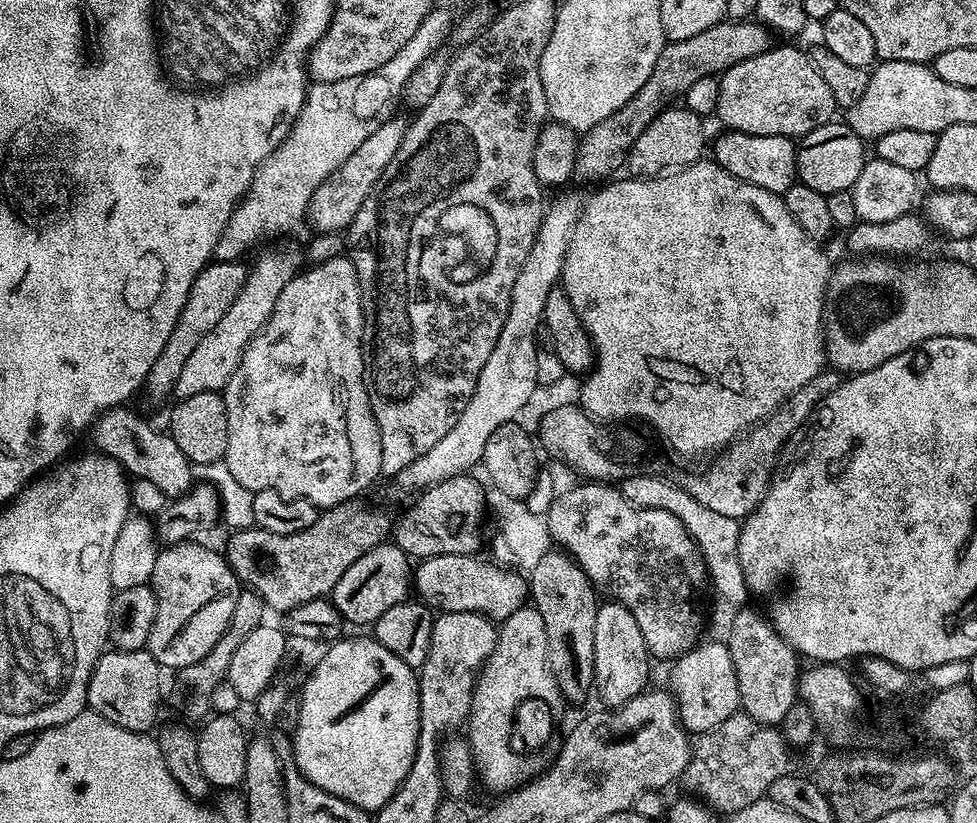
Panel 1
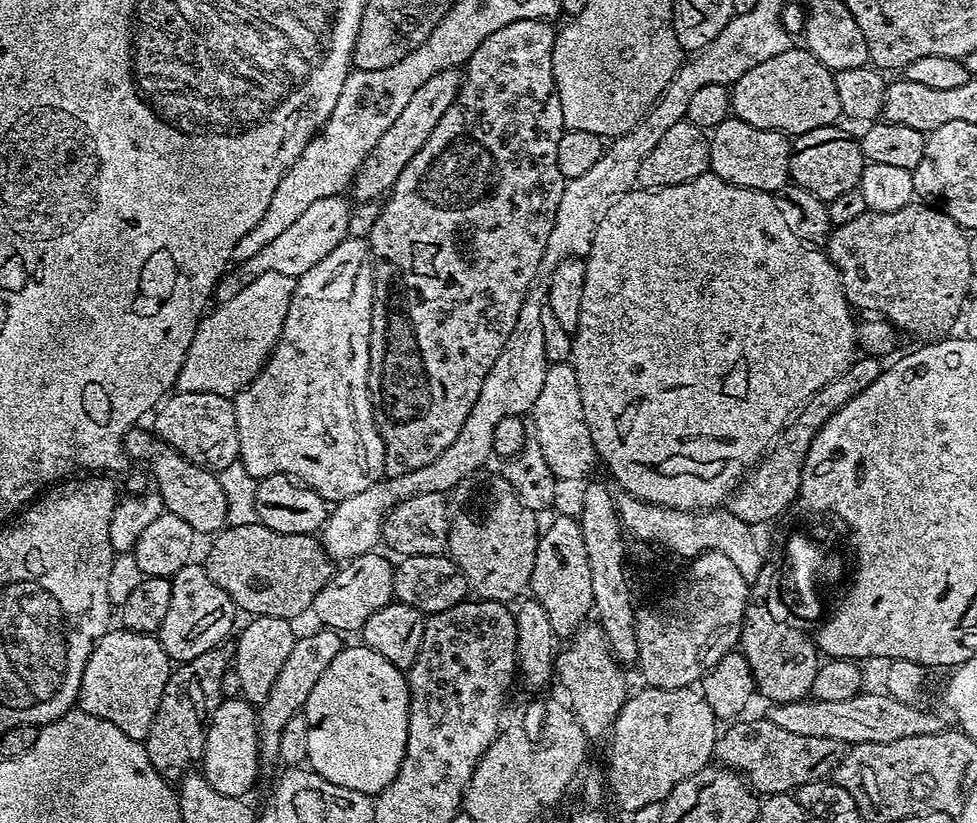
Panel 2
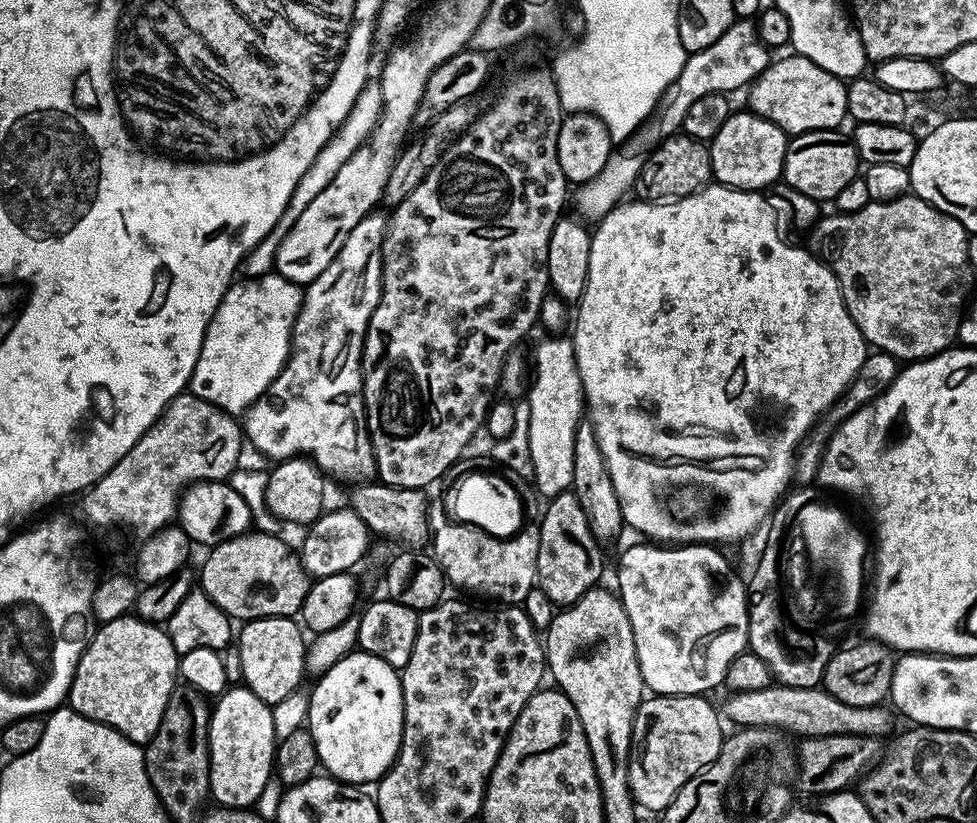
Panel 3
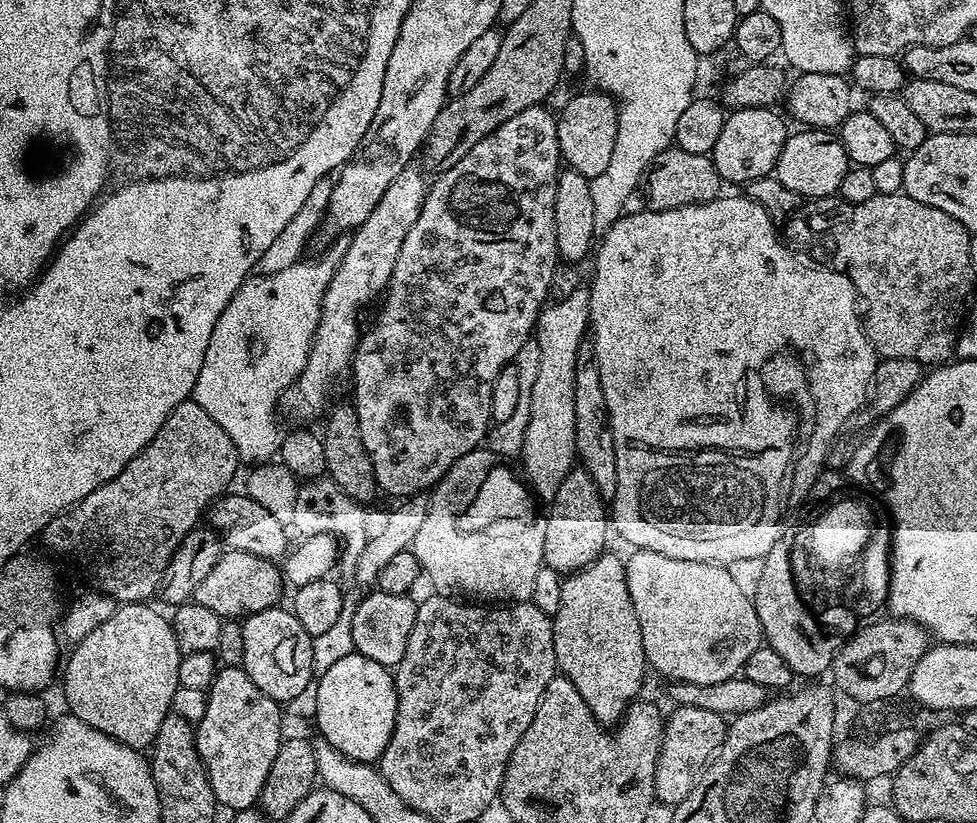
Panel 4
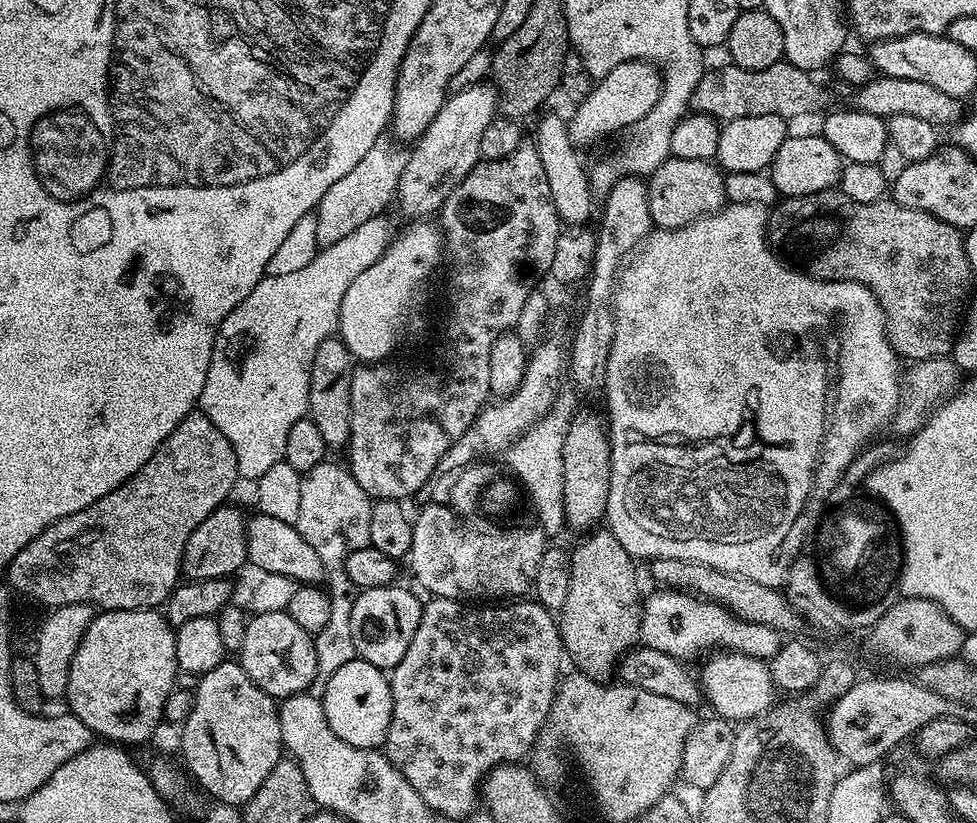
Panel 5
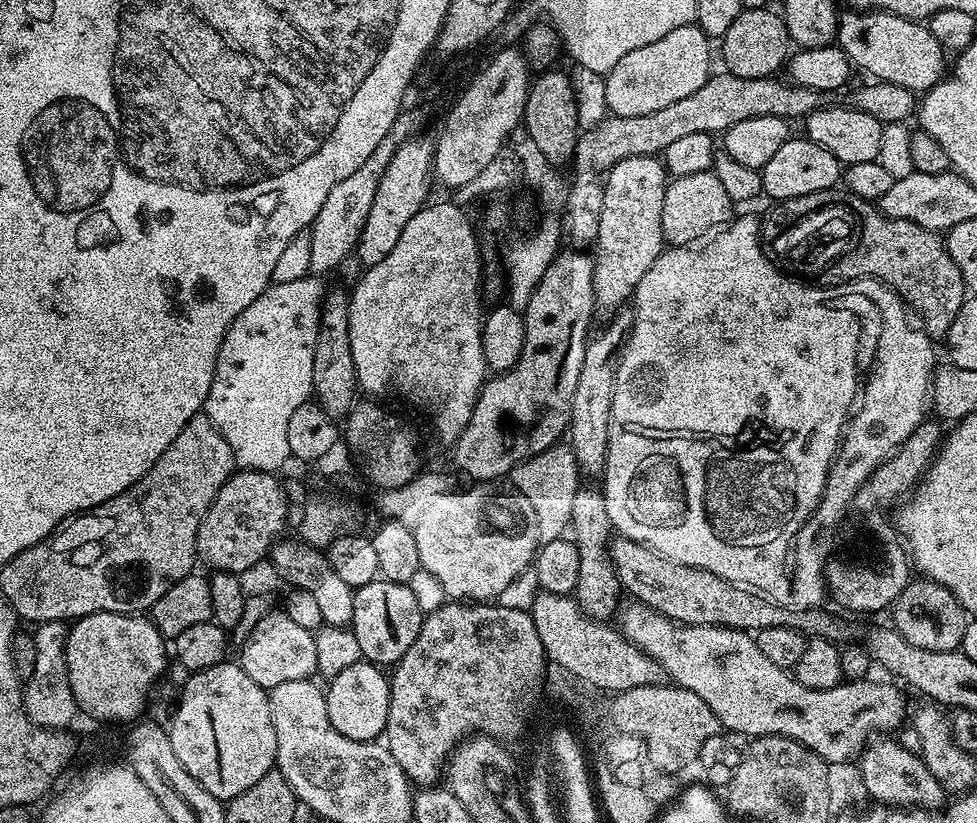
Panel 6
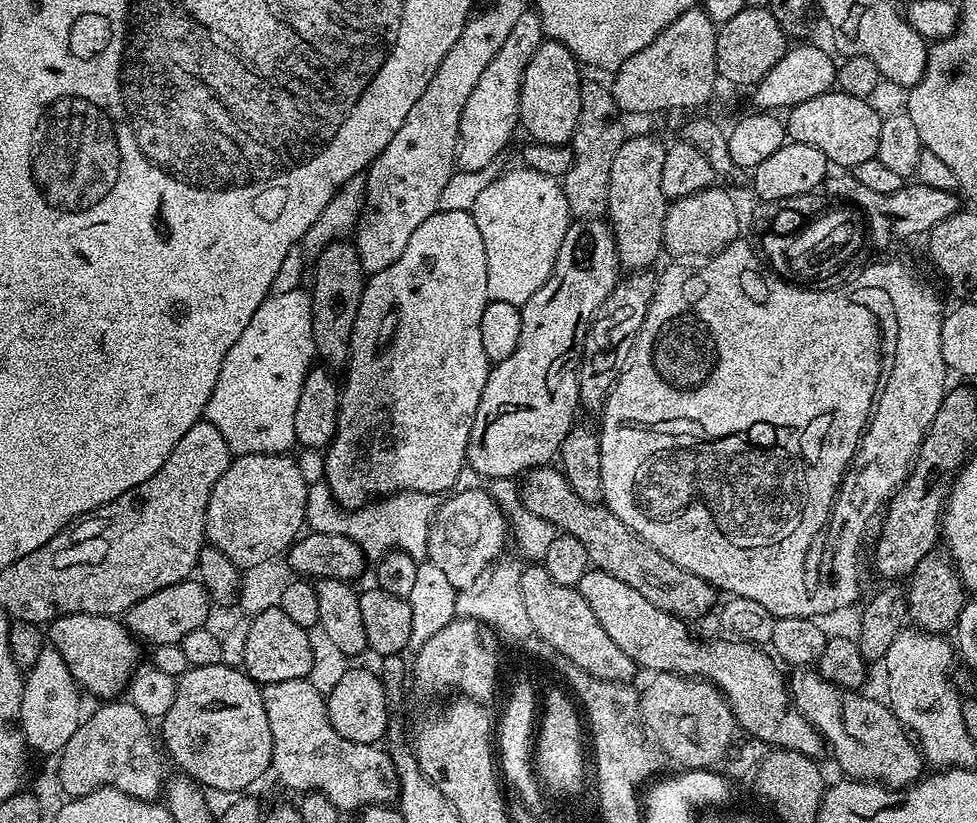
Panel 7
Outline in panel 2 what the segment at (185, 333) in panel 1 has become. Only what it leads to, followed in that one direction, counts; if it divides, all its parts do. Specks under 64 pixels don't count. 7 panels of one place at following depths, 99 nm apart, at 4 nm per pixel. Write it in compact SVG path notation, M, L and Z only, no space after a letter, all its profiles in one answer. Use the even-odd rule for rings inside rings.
M343 195L318 198L318 202L313 202L279 238L274 238L274 242L269 242L263 250L258 250L254 258L248 258L244 264L225 271L216 284L215 299L221 304L230 302L234 294L238 294L246 286L250 286L254 278L267 272L299 278L302 274L306 274L306 270L318 266L318 262L322 262L322 258L326 258L326 254L334 250L334 246L338 246L348 238L350 207L348 208L349 201L344 199Z

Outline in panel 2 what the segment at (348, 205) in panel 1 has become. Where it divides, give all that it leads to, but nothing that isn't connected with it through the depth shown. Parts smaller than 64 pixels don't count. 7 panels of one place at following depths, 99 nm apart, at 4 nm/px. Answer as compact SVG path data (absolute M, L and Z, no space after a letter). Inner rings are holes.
M457 69L439 71L429 81L414 90L414 95L409 102L406 102L405 109L398 114L398 117L394 118L393 125L382 134L382 138L378 138L378 146L374 146L374 150L370 150L370 154L364 159L355 178L352 179L350 193L352 192L351 199L353 201L380 200L391 191L407 162L410 162L410 158L422 148L431 131L442 118L442 114L453 104L460 89L461 79L461 73Z

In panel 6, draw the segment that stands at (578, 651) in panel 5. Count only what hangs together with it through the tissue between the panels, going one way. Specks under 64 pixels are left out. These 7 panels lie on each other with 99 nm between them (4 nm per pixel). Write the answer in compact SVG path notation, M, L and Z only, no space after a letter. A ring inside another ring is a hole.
M580 486L577 489L574 494L574 510L570 528L573 533L576 531L574 543L580 561L574 599L584 609L584 615L592 617L593 620L607 621L615 617L621 607L622 587L612 565L610 541L613 539L614 529L610 522L610 514L606 510L603 491L597 487L594 489L586 488L586 486Z

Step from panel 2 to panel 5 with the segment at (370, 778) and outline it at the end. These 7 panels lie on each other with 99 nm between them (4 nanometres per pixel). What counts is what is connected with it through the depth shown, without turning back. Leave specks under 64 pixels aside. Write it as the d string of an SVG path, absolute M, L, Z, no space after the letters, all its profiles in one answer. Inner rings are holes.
M355 658L338 667L322 699L330 730L350 746L379 749L384 743L392 717L392 685L389 677L370 662Z

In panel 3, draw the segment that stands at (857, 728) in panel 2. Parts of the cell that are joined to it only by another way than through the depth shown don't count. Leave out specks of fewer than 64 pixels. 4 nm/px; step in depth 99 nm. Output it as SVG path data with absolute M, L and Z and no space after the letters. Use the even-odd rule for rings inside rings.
M774 682L770 687L762 690L742 690L732 692L722 704L722 712L728 716L740 728L778 728L793 734L797 732L797 737L807 738L809 736L875 736L883 737L883 732L888 728L887 707L875 704L874 706L846 706L846 702L838 702L823 687L799 688L798 686L786 686L785 684Z

